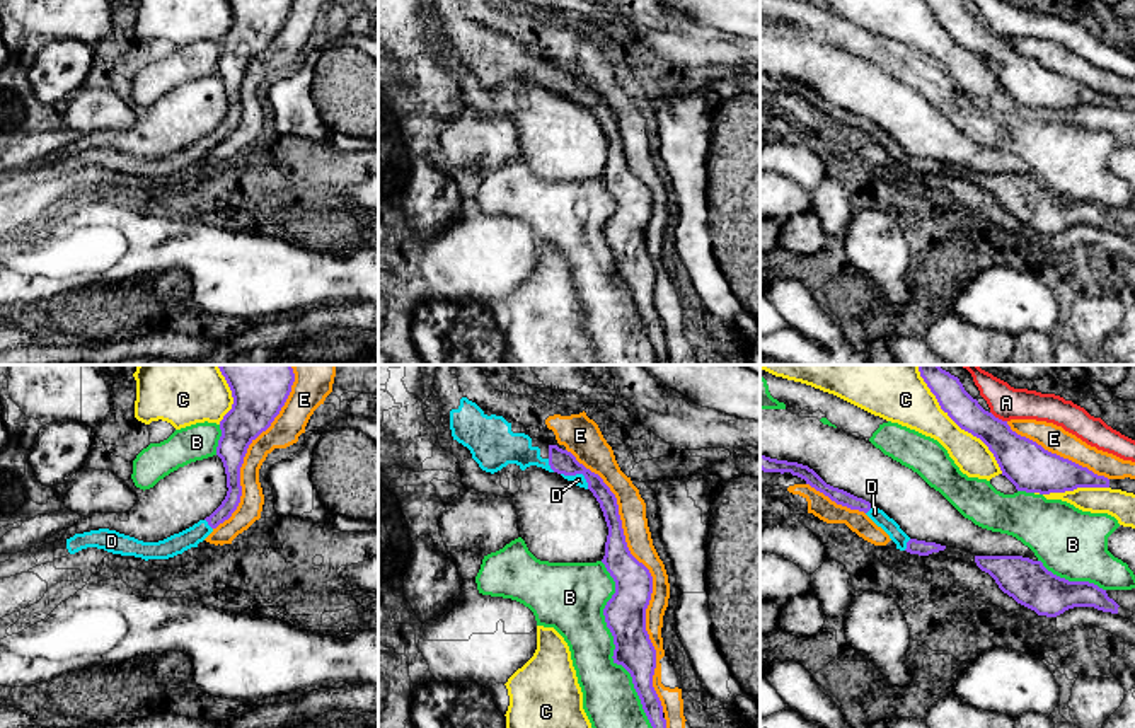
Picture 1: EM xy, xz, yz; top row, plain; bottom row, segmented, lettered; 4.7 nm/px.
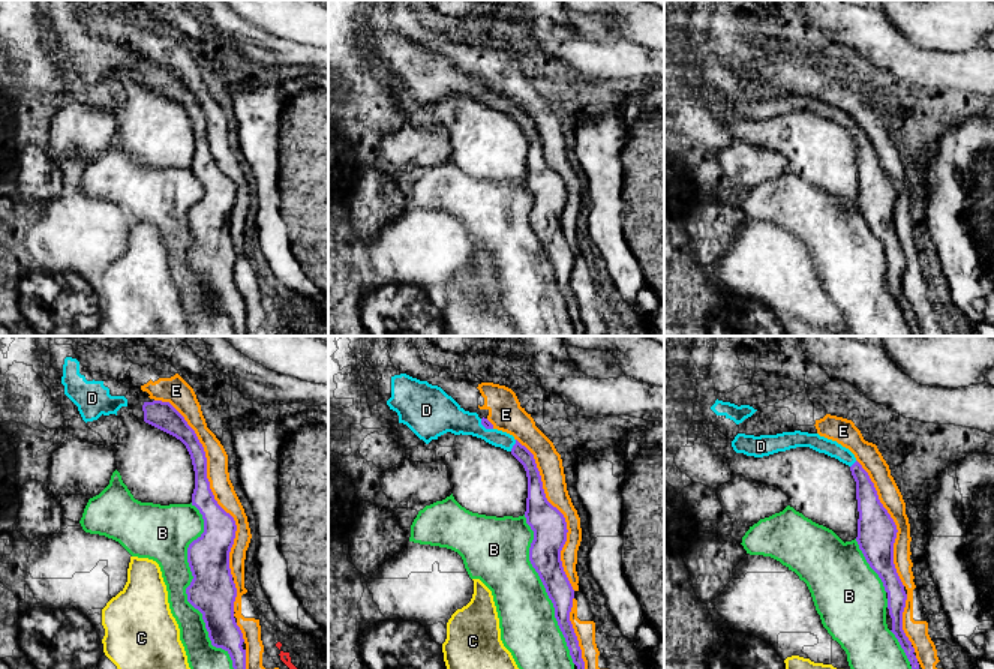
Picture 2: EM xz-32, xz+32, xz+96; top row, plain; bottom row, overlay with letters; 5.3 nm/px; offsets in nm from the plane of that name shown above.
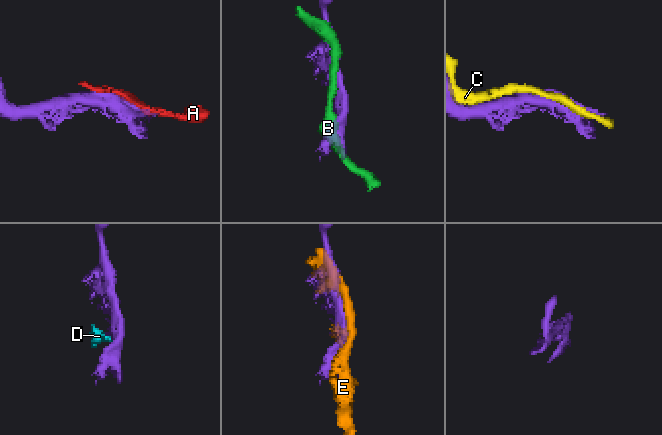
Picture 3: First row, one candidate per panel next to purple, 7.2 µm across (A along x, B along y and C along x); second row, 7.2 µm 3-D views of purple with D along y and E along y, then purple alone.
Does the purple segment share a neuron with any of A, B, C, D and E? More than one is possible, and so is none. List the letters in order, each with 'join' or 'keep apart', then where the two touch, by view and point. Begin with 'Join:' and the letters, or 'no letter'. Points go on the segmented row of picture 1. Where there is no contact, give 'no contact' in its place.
Join: D
A: keep apart; contact yz (997, 418)
B: keep apart; contact xz (614, 643)
C: keep apart; contact yz (956, 423)
D: join; contact xz (578, 473)
E: keep apart; contact xz (651, 578)

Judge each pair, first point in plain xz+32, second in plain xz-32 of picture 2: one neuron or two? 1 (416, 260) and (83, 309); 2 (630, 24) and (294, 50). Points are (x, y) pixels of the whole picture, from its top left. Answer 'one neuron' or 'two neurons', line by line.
1: two neurons
2: two neurons

